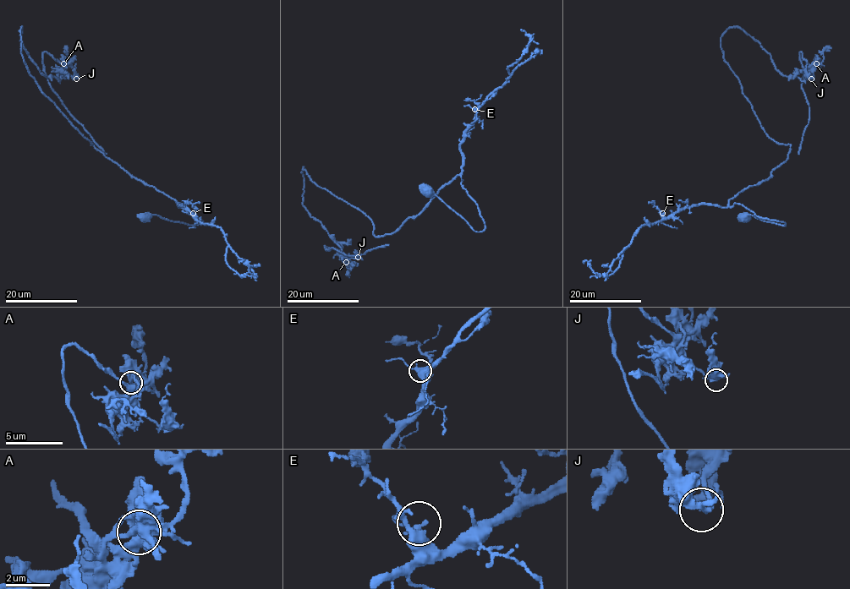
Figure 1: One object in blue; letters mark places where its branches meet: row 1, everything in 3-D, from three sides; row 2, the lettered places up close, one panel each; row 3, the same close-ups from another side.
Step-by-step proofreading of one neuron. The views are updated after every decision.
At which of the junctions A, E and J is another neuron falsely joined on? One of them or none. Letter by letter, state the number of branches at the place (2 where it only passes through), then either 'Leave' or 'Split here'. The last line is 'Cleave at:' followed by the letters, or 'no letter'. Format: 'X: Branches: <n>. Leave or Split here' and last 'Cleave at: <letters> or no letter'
A: Branches: 3. Split here
E: Branches: 3. Leave
J: Branches: 3. Leave
Cleave at: A

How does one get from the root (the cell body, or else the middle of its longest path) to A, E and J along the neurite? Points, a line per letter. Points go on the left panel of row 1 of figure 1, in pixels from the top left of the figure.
A: (65, 117), (30, 73), (20, 51), (21, 27), (20, 43), (44, 75), (59, 80), (63, 63)
E: (65, 117), (106, 156), (145, 183), (171, 197), (178, 207), (178, 204), (194, 218), (193, 213)
J: (65, 117), (30, 73), (20, 51), (21, 27), (20, 43), (44, 75), (59, 80), (65, 71), (76, 79)

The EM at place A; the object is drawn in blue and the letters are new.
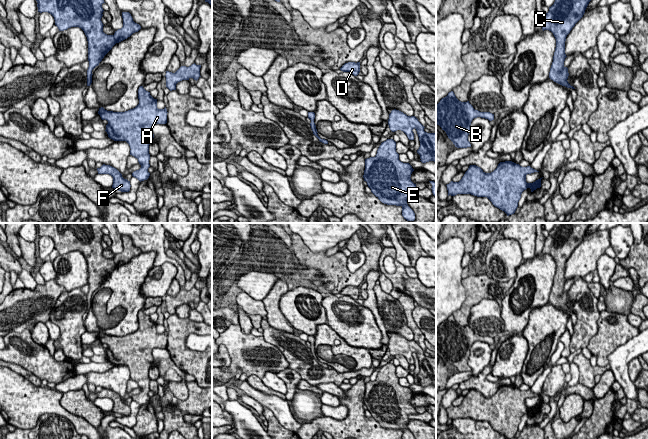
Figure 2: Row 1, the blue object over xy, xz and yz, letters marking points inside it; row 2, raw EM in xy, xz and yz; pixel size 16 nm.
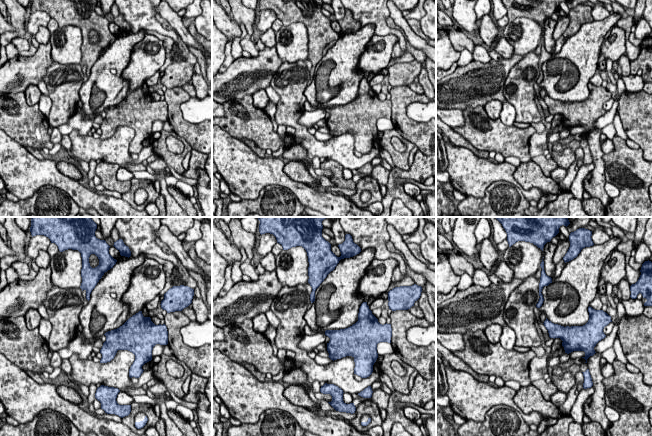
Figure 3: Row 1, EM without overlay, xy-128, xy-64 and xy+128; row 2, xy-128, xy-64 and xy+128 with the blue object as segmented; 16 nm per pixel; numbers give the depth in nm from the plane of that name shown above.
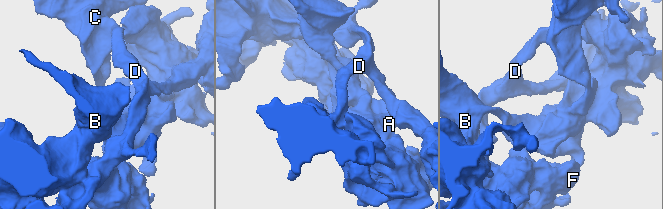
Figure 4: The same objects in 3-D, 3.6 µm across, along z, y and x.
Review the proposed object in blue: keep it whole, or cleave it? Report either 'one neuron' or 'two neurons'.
two neurons

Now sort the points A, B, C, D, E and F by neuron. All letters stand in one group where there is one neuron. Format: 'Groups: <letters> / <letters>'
Groups: A B E / C D F

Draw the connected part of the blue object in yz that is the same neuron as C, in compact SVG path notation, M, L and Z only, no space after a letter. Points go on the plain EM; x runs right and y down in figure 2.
M555 223L549 231L542 254L549 254L556 263L556 272L549 302L554 306L561 306L569 299L568 292L564 290L565 265L575 248L583 241L591 223Z

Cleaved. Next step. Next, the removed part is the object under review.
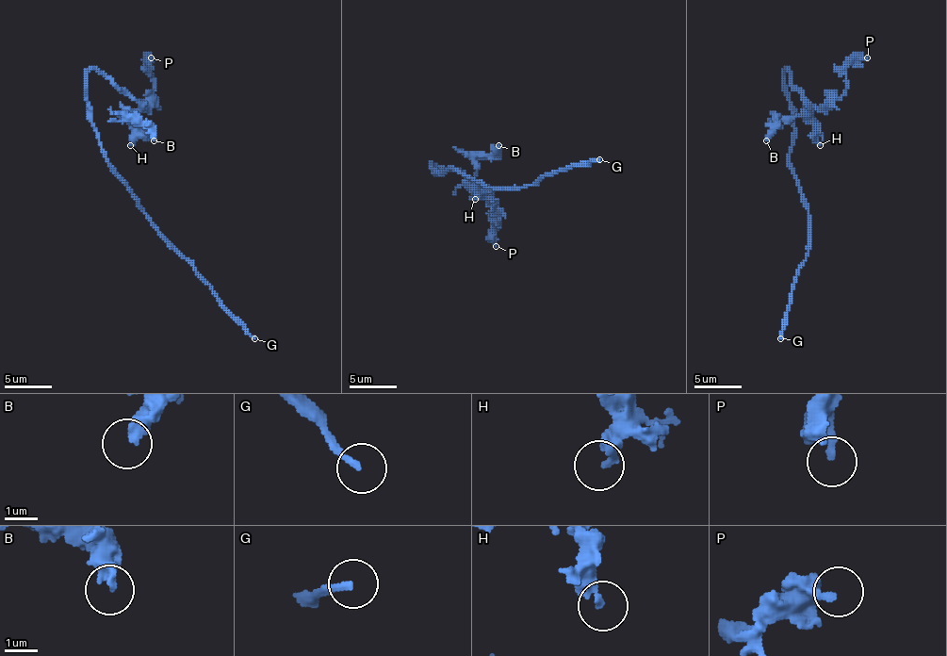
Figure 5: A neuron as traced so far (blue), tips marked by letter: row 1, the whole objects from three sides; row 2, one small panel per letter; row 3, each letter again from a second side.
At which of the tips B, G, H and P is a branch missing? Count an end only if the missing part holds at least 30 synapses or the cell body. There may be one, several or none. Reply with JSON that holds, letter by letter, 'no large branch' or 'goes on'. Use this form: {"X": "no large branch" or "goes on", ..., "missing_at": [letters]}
{"B": "no large branch", "G": "goes on", "H": "no large branch", "P": "no large branch", "missing_at": ["G"]}

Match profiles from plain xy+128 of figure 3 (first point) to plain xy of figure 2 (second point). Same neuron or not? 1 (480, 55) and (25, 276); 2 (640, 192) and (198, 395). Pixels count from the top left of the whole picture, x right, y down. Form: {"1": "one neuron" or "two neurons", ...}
{"1": "one neuron", "2": "one neuron"}

